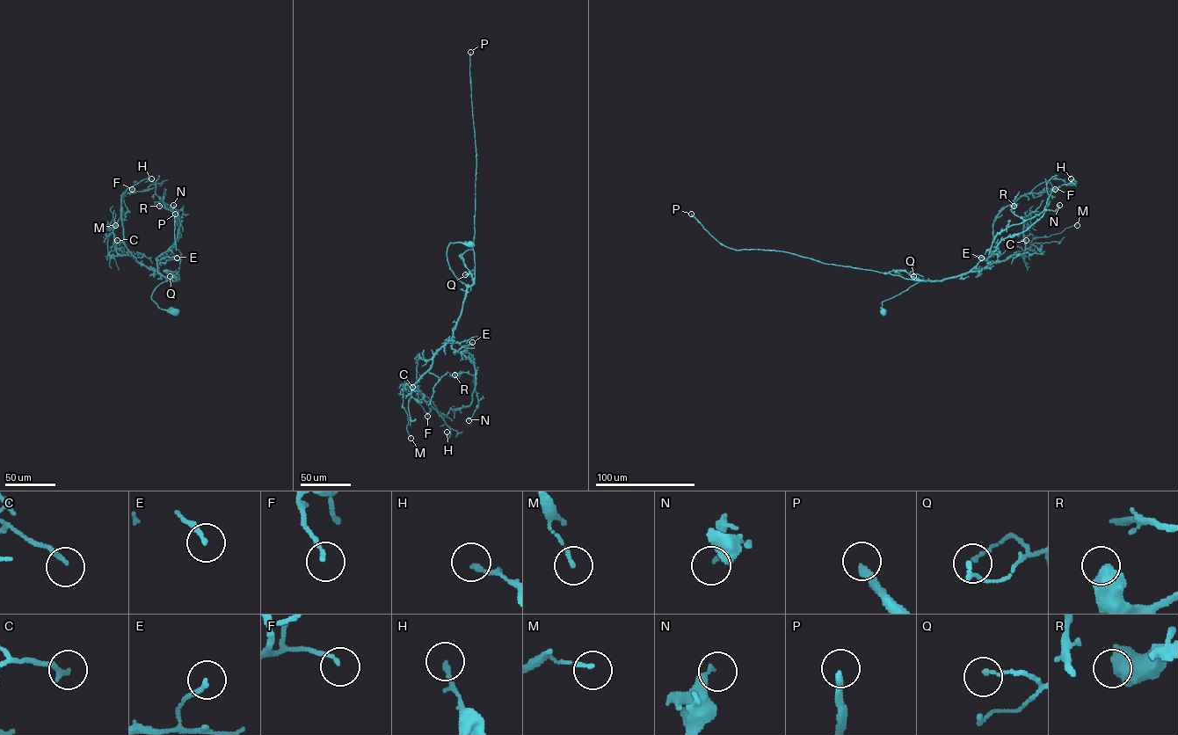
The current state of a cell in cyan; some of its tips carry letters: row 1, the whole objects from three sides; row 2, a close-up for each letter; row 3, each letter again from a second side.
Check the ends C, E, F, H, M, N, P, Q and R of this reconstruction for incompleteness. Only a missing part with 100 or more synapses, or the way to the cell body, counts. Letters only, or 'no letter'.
P

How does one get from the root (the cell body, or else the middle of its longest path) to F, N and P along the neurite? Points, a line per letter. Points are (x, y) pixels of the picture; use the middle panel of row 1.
F: (471, 243), (450, 243), (447, 251), (466, 287), (453, 336), (431, 359), (417, 355), (427, 416)
N: (471, 243), (450, 243), (447, 251), (449, 268), (466, 287), (452, 348), (473, 360), (478, 404), (469, 420)
P: (471, 243), (450, 243), (447, 251), (449, 268), (468, 287), (474, 283), (475, 276), (476, 170), (470, 52)

